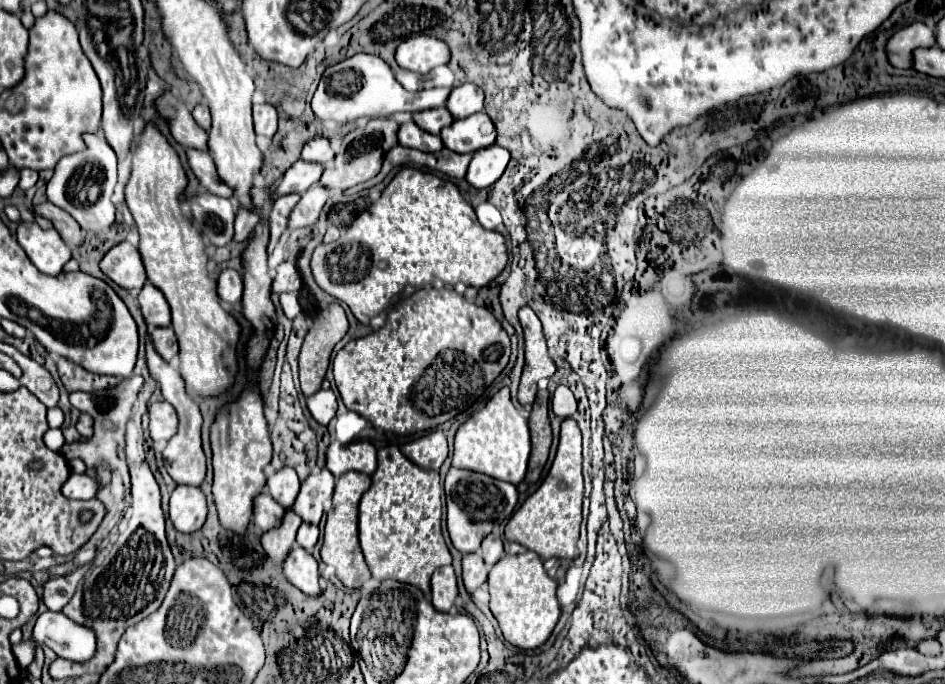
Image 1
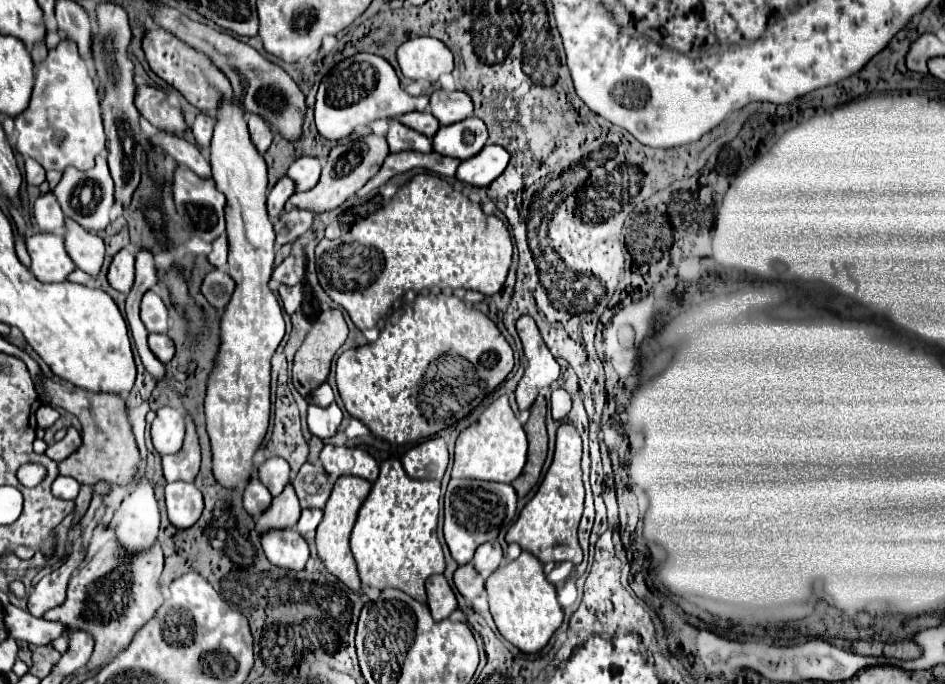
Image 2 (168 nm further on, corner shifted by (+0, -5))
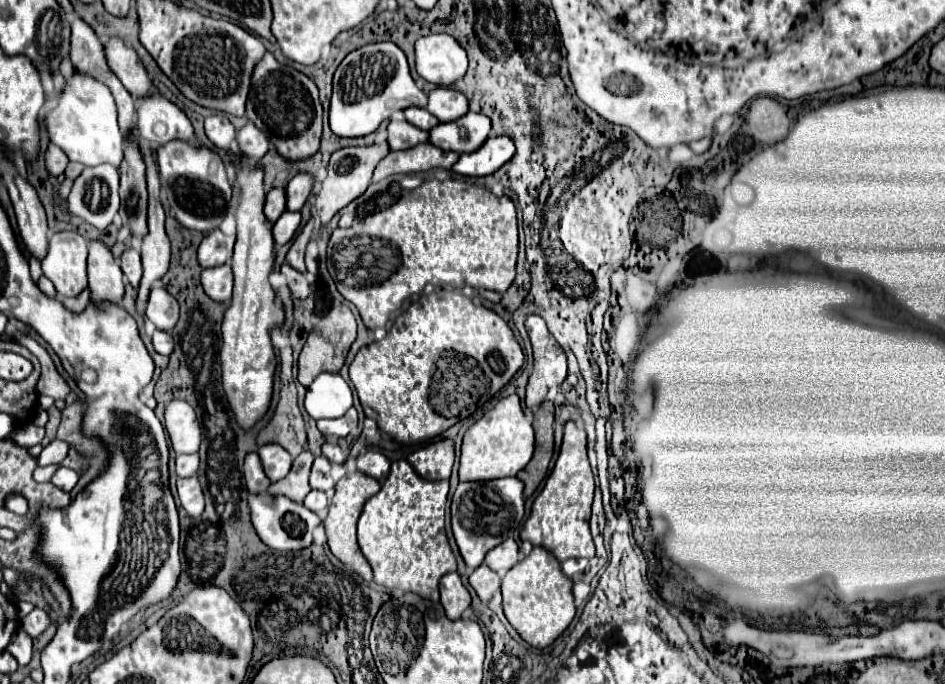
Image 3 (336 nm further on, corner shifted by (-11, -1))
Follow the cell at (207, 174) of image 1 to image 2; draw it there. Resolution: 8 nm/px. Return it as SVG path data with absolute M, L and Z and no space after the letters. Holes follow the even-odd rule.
M158 131L148 141L152 143L152 147L158 147L166 155L174 157L178 161L178 165L182 165L186 169L192 169L200 177L208 177L210 175L208 161L202 157L202 153L198 151L198 147L192 145L192 143L188 143L184 137L178 137L178 135L166 133L166 131Z

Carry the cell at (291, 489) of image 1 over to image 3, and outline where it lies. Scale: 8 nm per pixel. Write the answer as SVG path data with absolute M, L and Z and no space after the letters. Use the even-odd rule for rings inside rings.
M275 443L259 447L259 457L261 457L263 469L271 481L279 481L279 479L287 477L287 473L291 471L293 457L287 455L287 451L283 451L283 447L279 447Z

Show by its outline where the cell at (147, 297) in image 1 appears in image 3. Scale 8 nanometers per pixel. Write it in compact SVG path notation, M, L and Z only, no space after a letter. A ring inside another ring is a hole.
M153 285L145 315L155 323L157 329L171 331L171 327L175 327L175 323L179 321L179 303L167 293L163 285Z

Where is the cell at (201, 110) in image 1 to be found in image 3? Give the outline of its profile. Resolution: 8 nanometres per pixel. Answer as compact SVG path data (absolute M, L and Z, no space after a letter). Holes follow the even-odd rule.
M211 115L205 119L205 135L215 147L229 149L229 145L235 141L235 127L225 115Z

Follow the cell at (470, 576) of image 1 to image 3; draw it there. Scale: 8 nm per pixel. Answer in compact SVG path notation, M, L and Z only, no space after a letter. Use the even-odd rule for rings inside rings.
M485 563L483 567L477 567L471 575L469 575L469 585L475 589L475 593L479 595L479 599L483 603L487 603L493 593L499 589L499 575L495 571L491 571Z

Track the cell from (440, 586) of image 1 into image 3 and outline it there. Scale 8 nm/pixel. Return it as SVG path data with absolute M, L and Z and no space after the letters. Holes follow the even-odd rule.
M457 573L443 575L443 579L439 581L439 591L441 591L441 605L449 619L459 619L461 613L471 605L471 595L463 587Z

